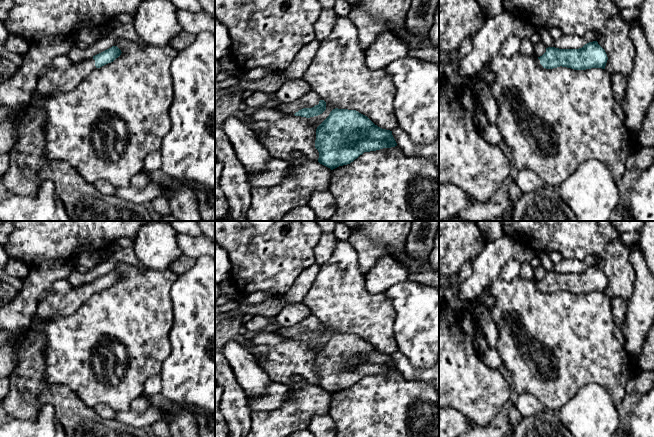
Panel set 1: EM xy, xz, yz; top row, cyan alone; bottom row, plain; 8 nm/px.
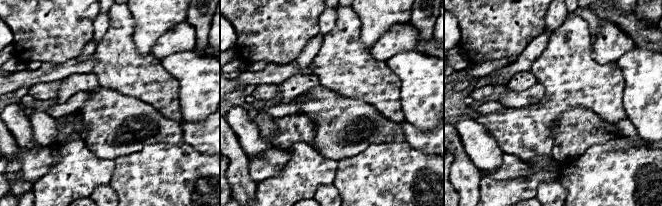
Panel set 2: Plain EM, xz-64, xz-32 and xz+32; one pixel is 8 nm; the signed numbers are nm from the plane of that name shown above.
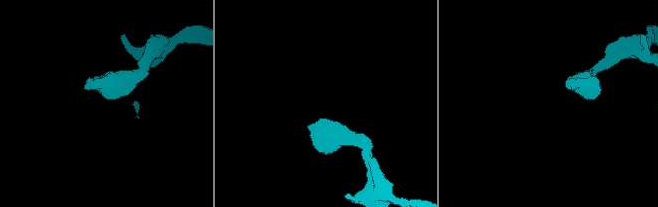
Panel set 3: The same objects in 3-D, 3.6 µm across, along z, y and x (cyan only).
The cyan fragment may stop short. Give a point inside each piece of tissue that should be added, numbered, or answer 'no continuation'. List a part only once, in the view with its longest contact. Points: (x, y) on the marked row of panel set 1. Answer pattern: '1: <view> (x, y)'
1: xz (309, 100)

